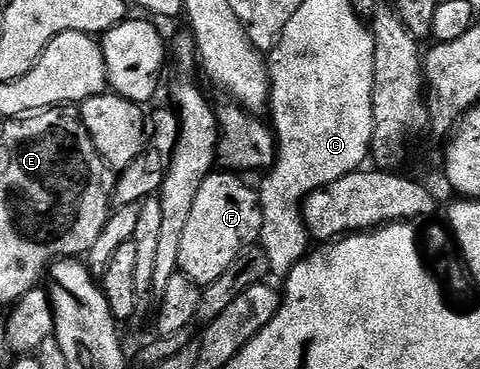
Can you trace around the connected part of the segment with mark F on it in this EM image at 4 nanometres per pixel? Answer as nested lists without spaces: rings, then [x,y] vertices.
[[[212,171],[201,183],[193,211],[189,214],[189,224],[181,238],[181,259],[179,272],[193,279],[200,287],[211,285],[233,264],[233,259],[241,255],[243,249],[256,244],[261,231],[261,207],[259,195],[242,181],[242,176],[231,171]]]

